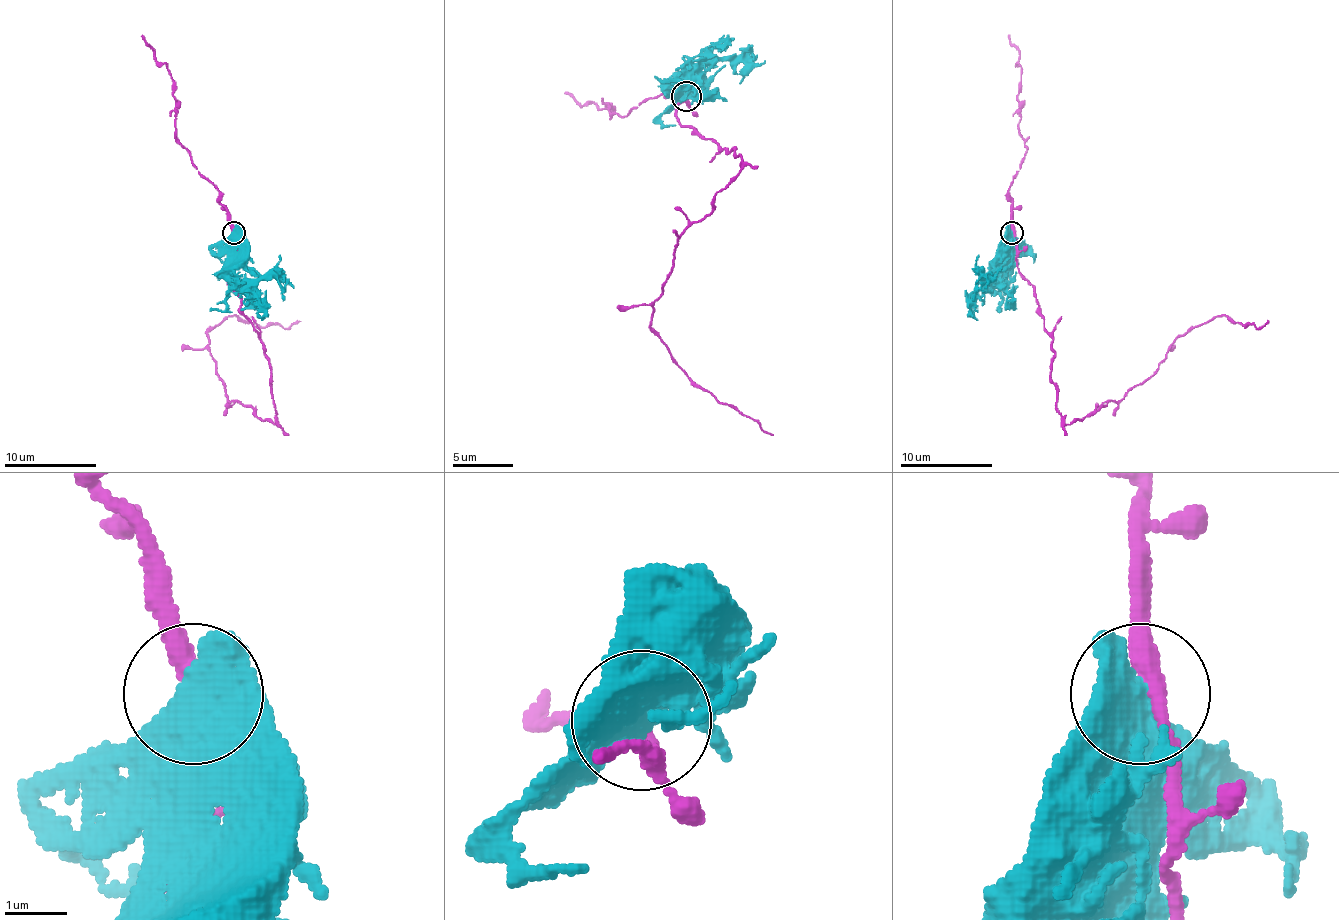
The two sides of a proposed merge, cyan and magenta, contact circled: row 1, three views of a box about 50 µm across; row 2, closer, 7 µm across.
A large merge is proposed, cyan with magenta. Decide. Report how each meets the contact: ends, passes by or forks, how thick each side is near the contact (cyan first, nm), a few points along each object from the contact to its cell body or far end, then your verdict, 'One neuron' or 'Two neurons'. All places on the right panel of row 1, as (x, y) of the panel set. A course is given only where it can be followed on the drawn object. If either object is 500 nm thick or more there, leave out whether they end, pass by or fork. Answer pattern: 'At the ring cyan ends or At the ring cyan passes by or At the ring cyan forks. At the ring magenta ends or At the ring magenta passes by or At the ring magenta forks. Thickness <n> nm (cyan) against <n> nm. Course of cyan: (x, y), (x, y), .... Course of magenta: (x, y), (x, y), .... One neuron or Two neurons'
Thickness 550 nm (cyan) against 280 nm. Course of cyan: (1012, 233), (1012, 249), (976, 300), (976, 320). Course of magenta: (1012, 233), (1051, 339), (1056, 410), (1067, 424), (1120, 401), (1170, 346), (1216, 316), (1244, 327), (1269, 320). Two neurons

